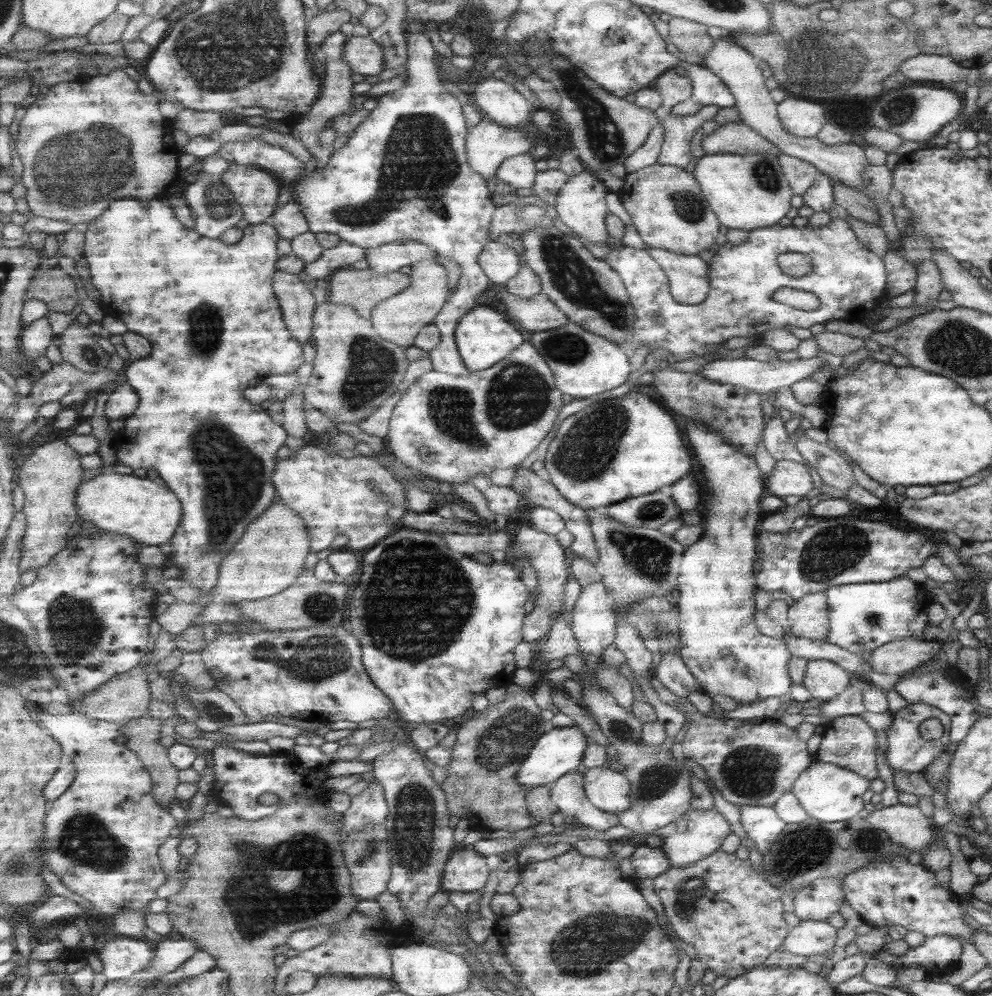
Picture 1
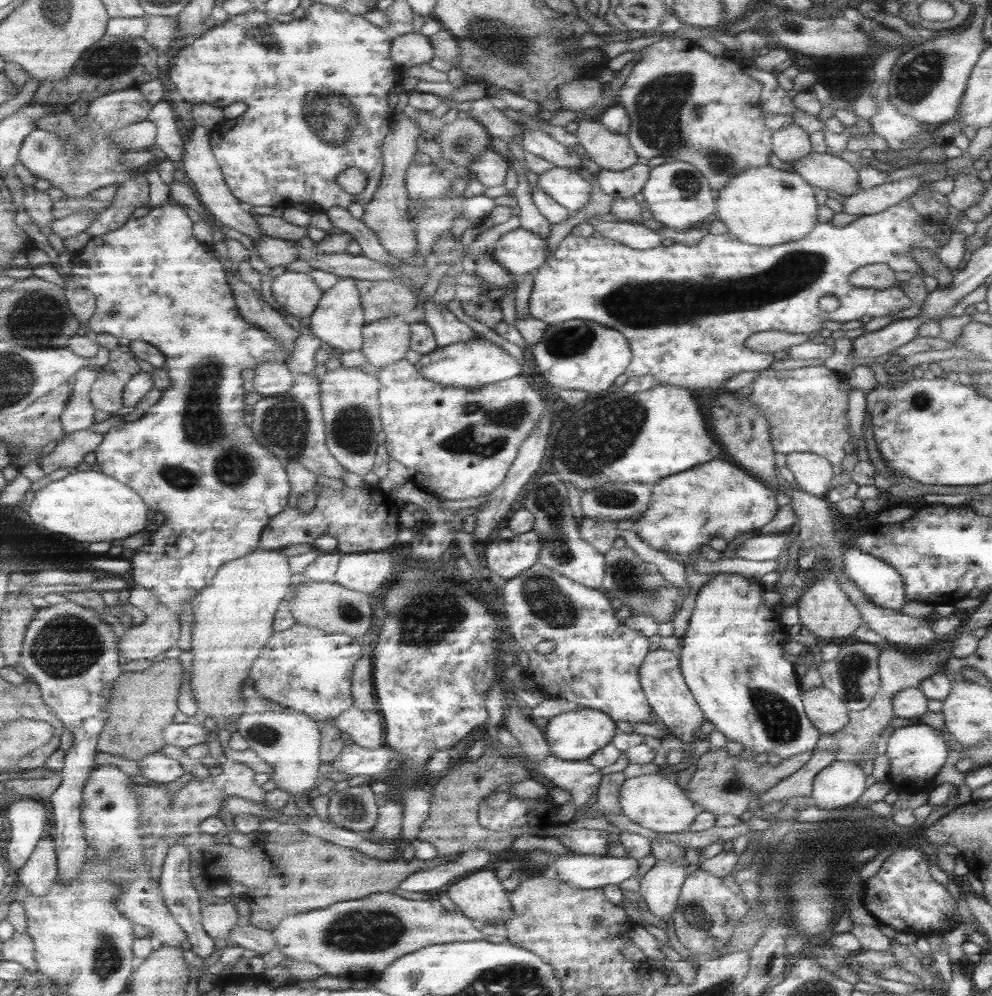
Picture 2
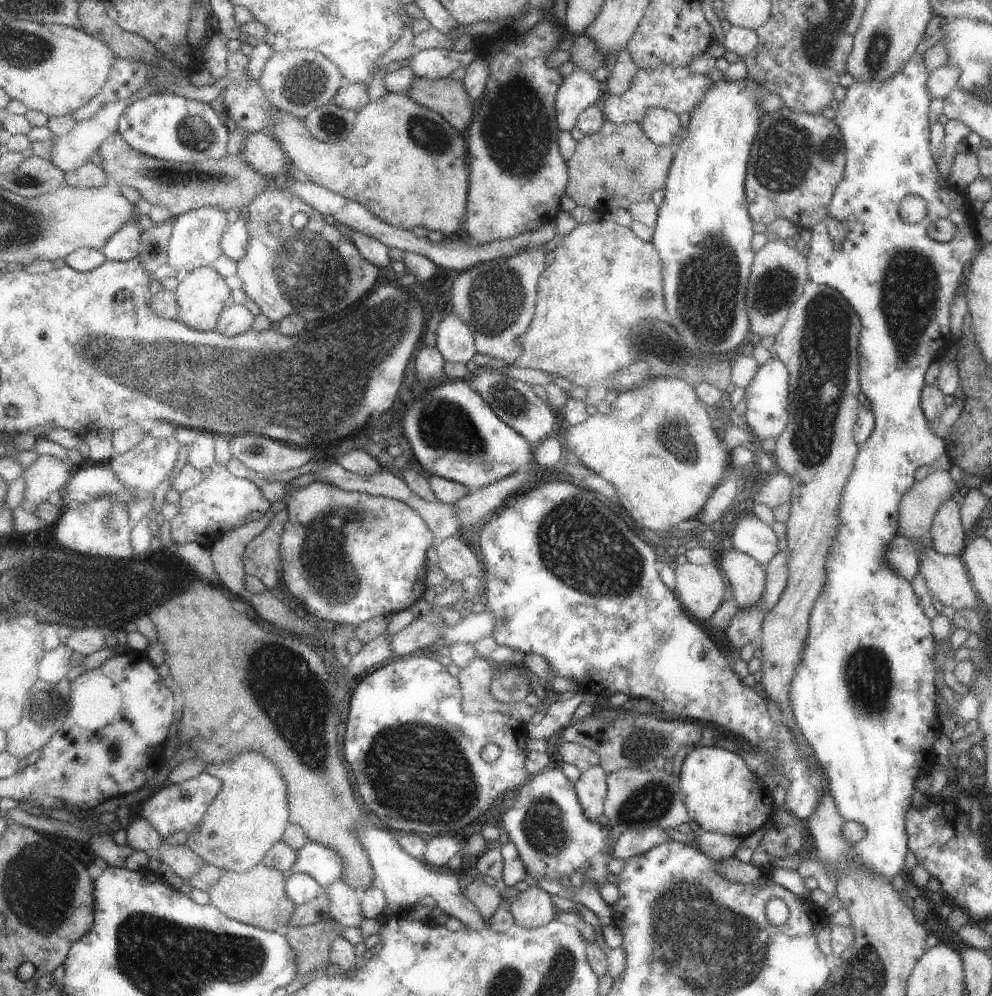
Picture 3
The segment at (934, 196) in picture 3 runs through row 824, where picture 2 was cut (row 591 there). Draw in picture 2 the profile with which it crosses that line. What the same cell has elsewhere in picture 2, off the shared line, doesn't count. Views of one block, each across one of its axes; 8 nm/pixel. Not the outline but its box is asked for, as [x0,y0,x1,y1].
[840,550,906,611]

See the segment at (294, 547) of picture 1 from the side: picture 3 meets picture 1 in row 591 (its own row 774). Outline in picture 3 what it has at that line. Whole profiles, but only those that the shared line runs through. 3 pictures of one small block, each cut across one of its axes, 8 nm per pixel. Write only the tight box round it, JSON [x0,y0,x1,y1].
[185,751,291,873]

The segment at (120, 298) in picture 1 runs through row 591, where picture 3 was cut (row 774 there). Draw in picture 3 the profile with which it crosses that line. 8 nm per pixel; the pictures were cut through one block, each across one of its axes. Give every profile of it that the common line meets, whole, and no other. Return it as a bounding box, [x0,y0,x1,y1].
[140,772,222,838]

